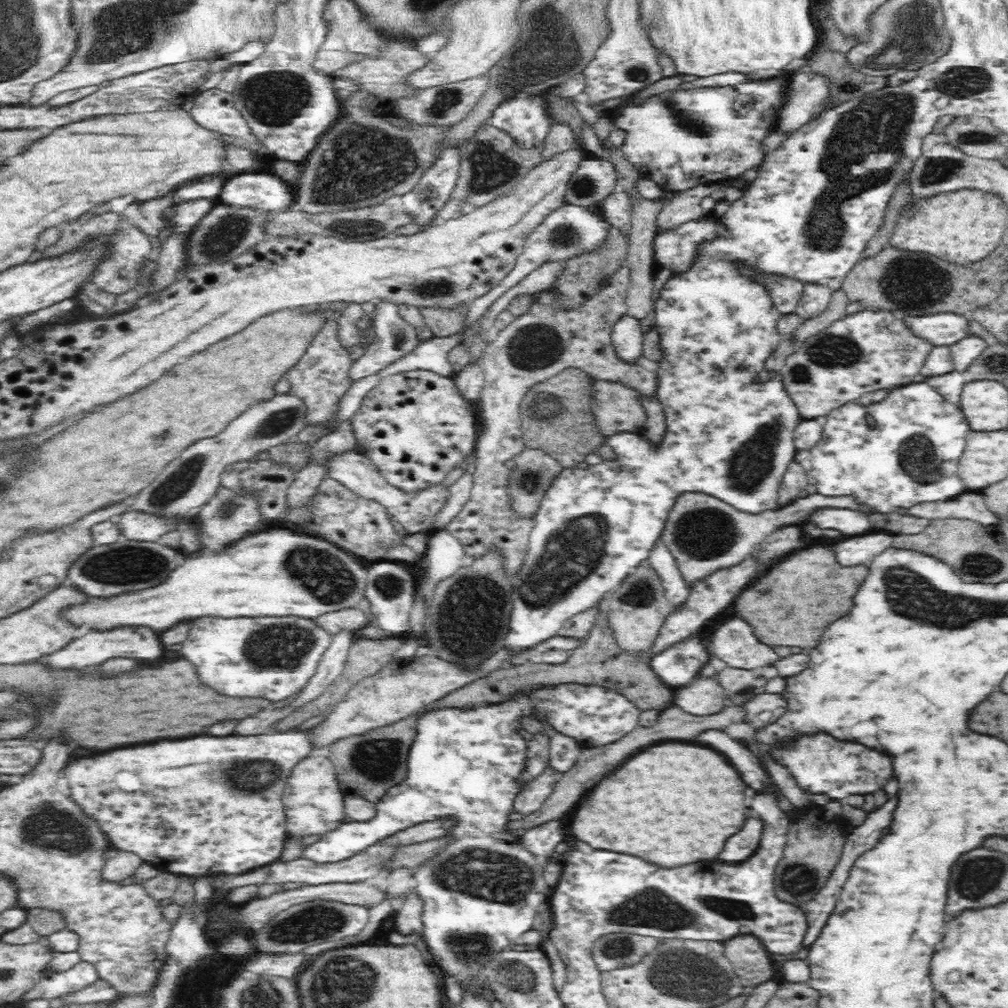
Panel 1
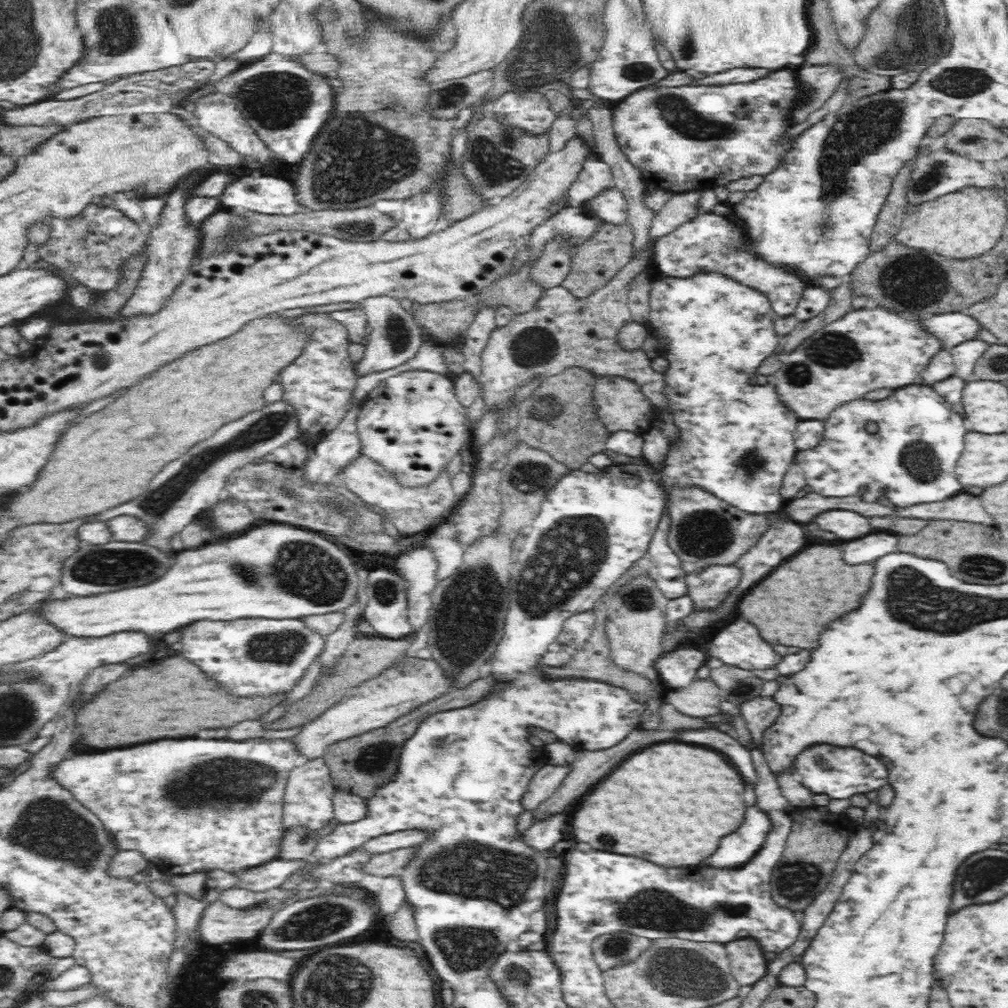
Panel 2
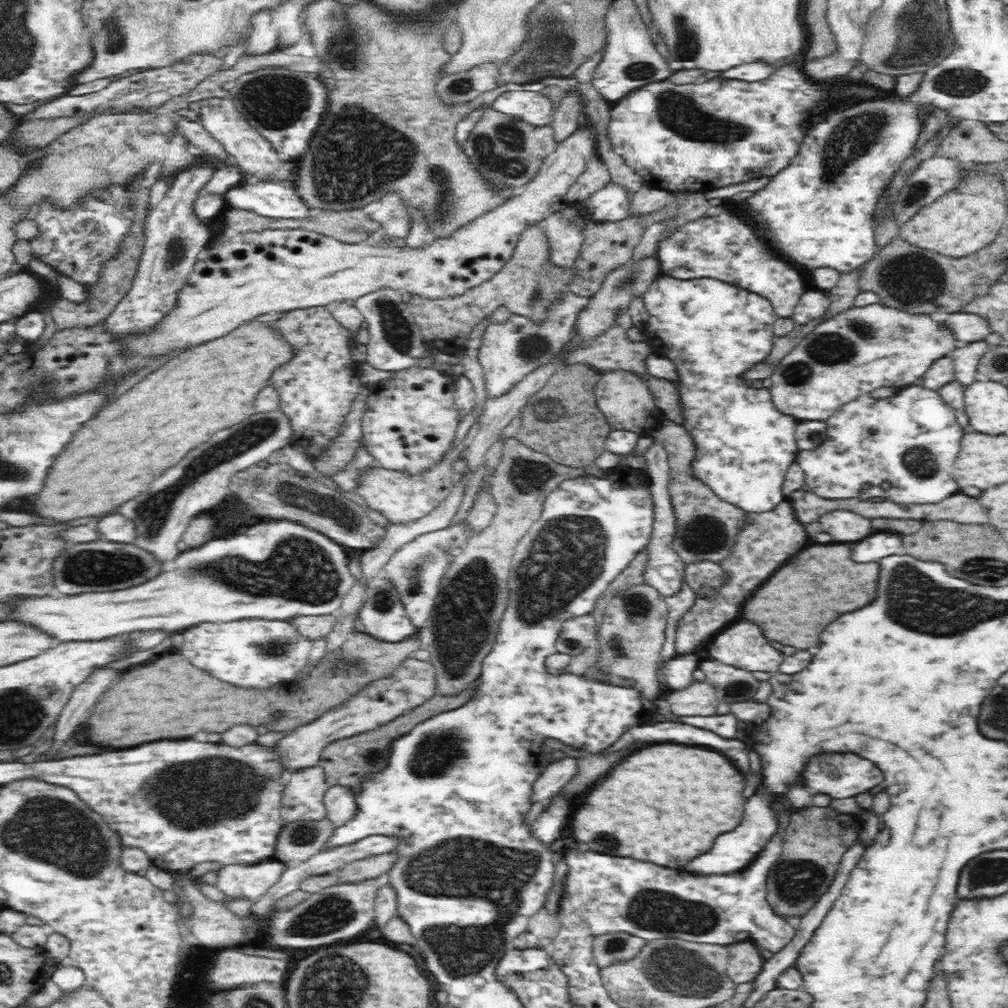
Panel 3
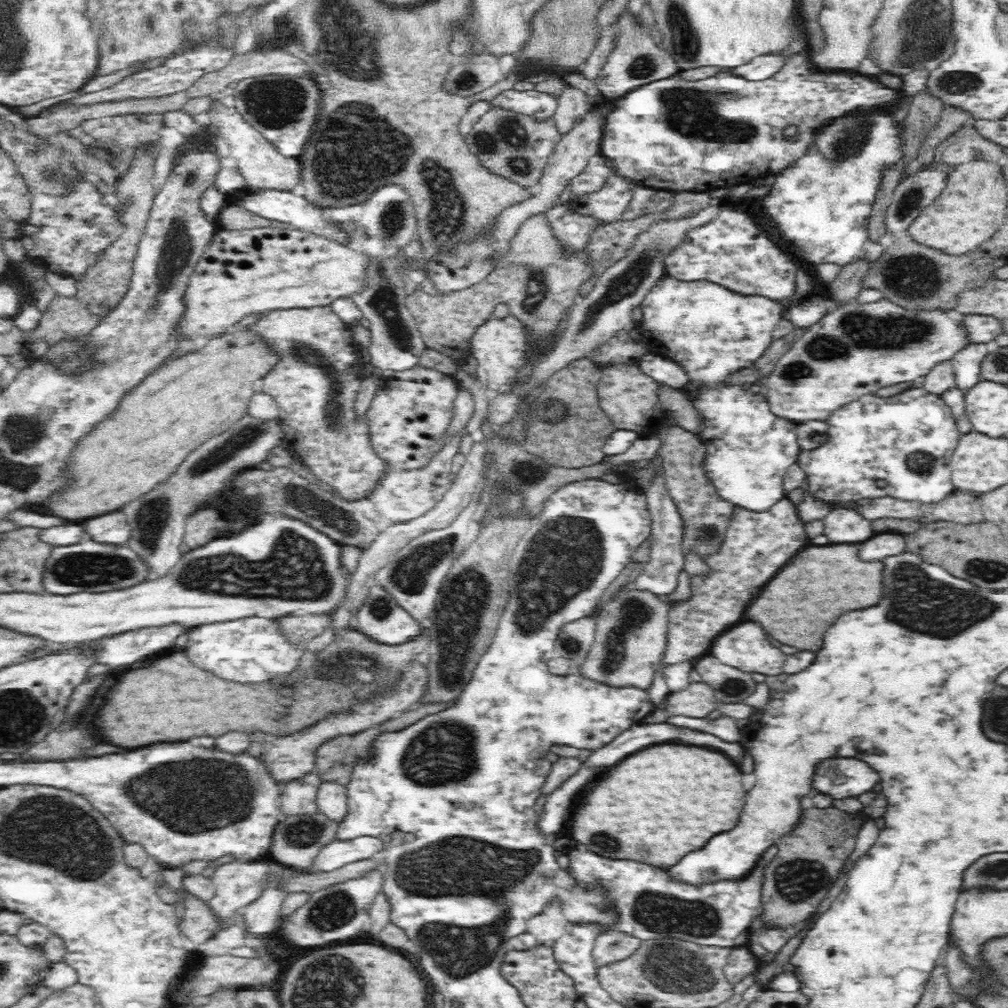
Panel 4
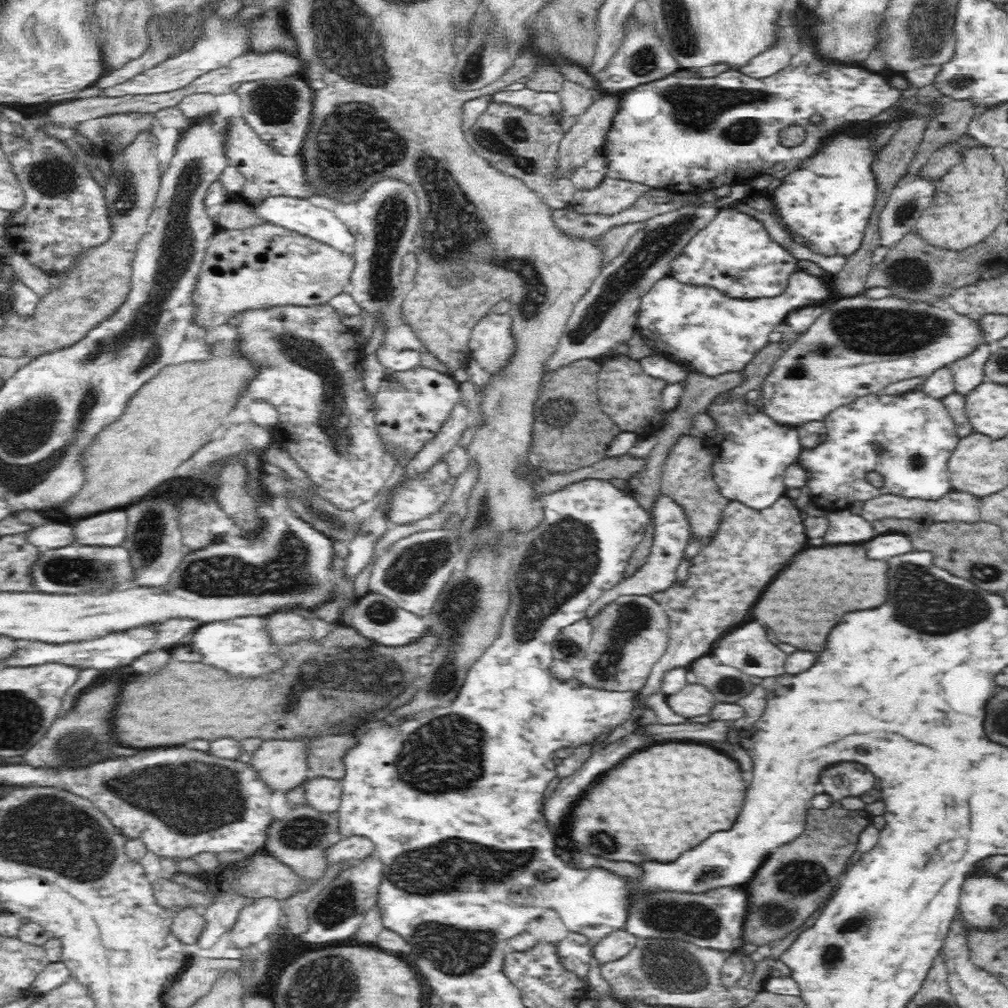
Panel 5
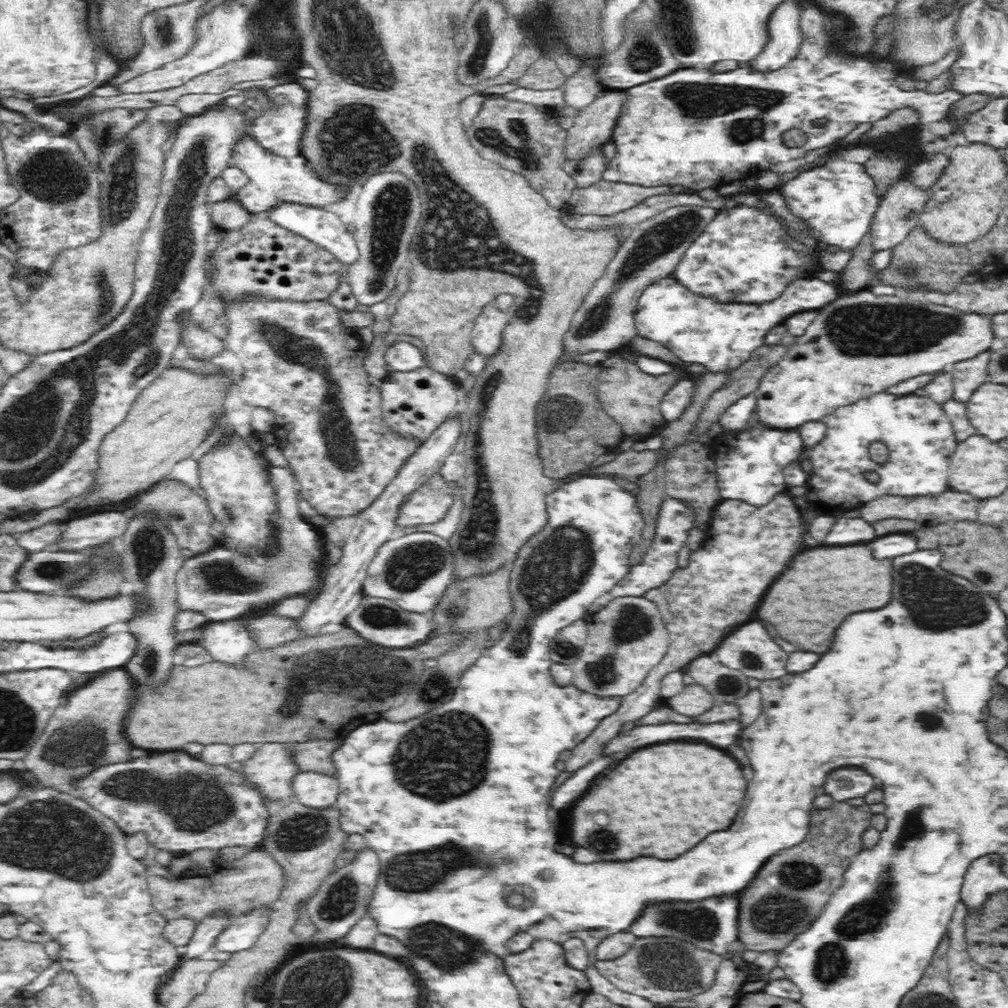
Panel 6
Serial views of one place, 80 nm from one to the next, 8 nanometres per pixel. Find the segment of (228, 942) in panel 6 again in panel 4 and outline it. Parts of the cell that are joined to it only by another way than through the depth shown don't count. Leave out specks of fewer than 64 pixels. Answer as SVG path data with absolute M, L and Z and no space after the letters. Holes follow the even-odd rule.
M268 888L260 897L248 903L242 909L244 918L244 932L248 932L254 938L264 938L266 934L272 934L279 930L282 922L282 901L286 896L279 888Z

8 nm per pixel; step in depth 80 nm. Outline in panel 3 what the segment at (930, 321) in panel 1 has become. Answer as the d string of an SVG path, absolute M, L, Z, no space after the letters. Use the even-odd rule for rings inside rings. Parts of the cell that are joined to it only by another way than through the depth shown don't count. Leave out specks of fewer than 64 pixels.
M960 311L943 317L944 322L948 322L950 329L954 331L954 335L961 345L985 341L992 334L990 319L978 314L968 314Z

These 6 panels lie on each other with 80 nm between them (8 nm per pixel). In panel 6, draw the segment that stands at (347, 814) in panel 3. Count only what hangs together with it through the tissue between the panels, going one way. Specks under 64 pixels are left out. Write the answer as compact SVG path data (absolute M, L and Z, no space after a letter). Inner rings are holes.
M298 771L290 781L293 796L310 808L334 806L339 795L338 780L324 771Z

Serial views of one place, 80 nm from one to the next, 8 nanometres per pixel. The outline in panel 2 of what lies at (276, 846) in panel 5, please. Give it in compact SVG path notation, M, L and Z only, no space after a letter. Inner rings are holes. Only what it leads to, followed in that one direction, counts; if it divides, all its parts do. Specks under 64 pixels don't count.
M294 826L284 831L279 846L279 858L287 861L308 860L316 850L320 836L316 830L305 826Z

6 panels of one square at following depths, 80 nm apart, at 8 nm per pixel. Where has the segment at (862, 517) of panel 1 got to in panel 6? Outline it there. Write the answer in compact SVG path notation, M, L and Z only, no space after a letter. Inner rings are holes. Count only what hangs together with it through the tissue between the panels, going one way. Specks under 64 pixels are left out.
M838 518L832 532L826 536L826 544L848 546L858 542L870 542L876 538L874 528L862 518Z

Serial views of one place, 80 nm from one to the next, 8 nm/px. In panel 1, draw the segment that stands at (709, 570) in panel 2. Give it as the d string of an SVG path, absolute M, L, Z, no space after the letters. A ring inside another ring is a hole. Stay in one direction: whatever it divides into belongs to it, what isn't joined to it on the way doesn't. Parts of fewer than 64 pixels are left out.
M744 559L744 562L739 562L731 567L719 568L712 571L709 575L702 577L701 579L689 582L689 597L687 598L686 608L684 610L678 610L678 612L671 612L664 622L654 642L653 654L658 654L664 649L670 647L672 644L682 642L690 636L696 635L698 629L701 628L706 620L714 617L714 614L720 614L726 610L728 604L732 604L734 596L746 586L746 582L754 576L754 564Z

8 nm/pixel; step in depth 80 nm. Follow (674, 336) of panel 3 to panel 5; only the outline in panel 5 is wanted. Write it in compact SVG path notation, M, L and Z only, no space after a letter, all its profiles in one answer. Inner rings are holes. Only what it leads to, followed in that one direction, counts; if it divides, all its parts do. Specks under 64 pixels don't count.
M799 271L790 276L787 284L784 294L778 298L746 302L722 298L712 288L692 288L673 277L665 277L642 295L637 312L639 333L653 341L670 359L690 362L689 371L710 376L741 371L768 344L774 326L784 323L790 312L831 302L836 297L826 277L816 278ZM717 396L705 410L720 425L718 433L726 434L720 443L720 453L714 455L713 480L722 496L731 501L740 501L750 508L760 510L770 506L786 492L784 472L794 464L802 452L799 434L794 428L778 426L756 406L745 406L743 397L724 398Z

